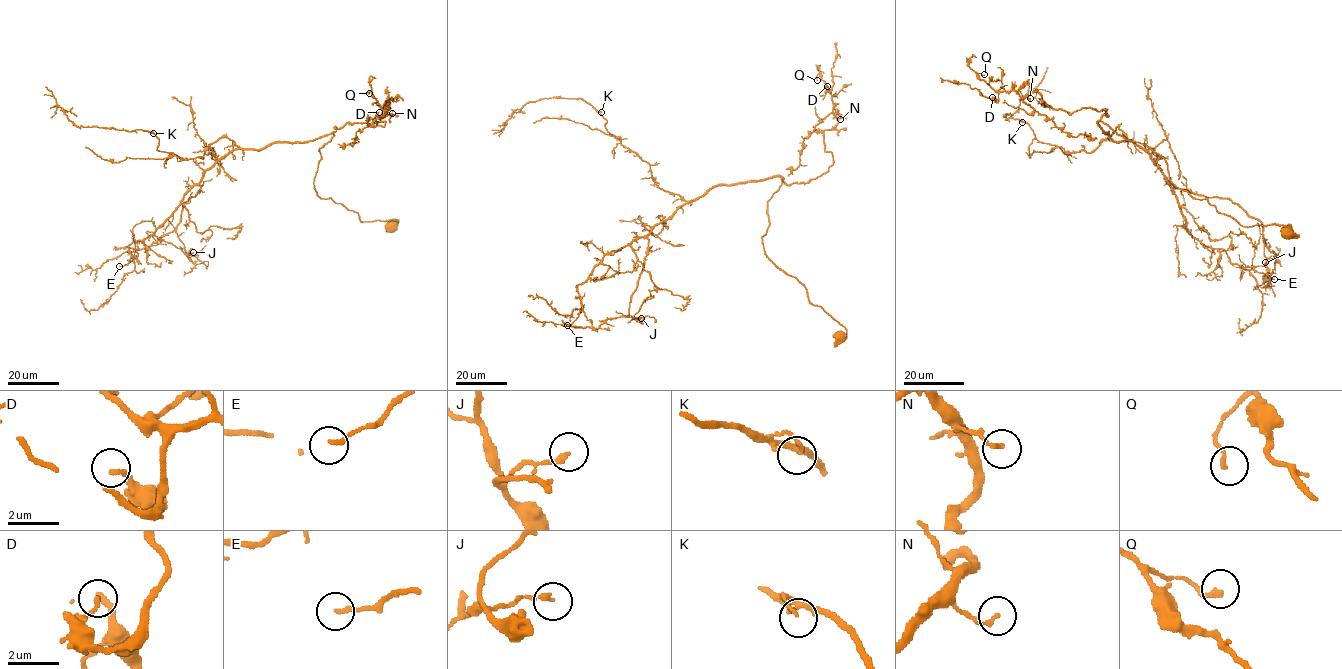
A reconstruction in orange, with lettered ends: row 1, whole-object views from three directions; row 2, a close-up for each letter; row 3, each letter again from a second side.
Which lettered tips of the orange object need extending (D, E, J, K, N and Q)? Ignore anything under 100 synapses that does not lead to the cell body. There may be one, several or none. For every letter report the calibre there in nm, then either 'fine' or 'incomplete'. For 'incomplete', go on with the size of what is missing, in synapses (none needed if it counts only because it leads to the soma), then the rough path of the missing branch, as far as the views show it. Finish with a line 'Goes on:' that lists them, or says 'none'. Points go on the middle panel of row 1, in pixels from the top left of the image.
D: 160 nm | fine
E: 170 nm | fine
J: 190 nm | fine
K: 100 nm | fine
N: 140 nm | fine
Q: 160 nm | fine
Goes on: none

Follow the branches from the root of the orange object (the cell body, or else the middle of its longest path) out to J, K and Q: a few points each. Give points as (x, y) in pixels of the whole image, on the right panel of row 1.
J: (1287, 232), (1241, 226), (1195, 199), (1162, 157), (1098, 122), (1176, 187), (1257, 218), (1265, 262)
K: (1287, 232), (1195, 199), (1162, 157), (1098, 122), (1127, 140), (1117, 126), (1067, 153), (1022, 122)
Q: (1287, 232), (1178, 189), (1162, 157), (1100, 121), (1106, 109), (1070, 114), (984, 74)

